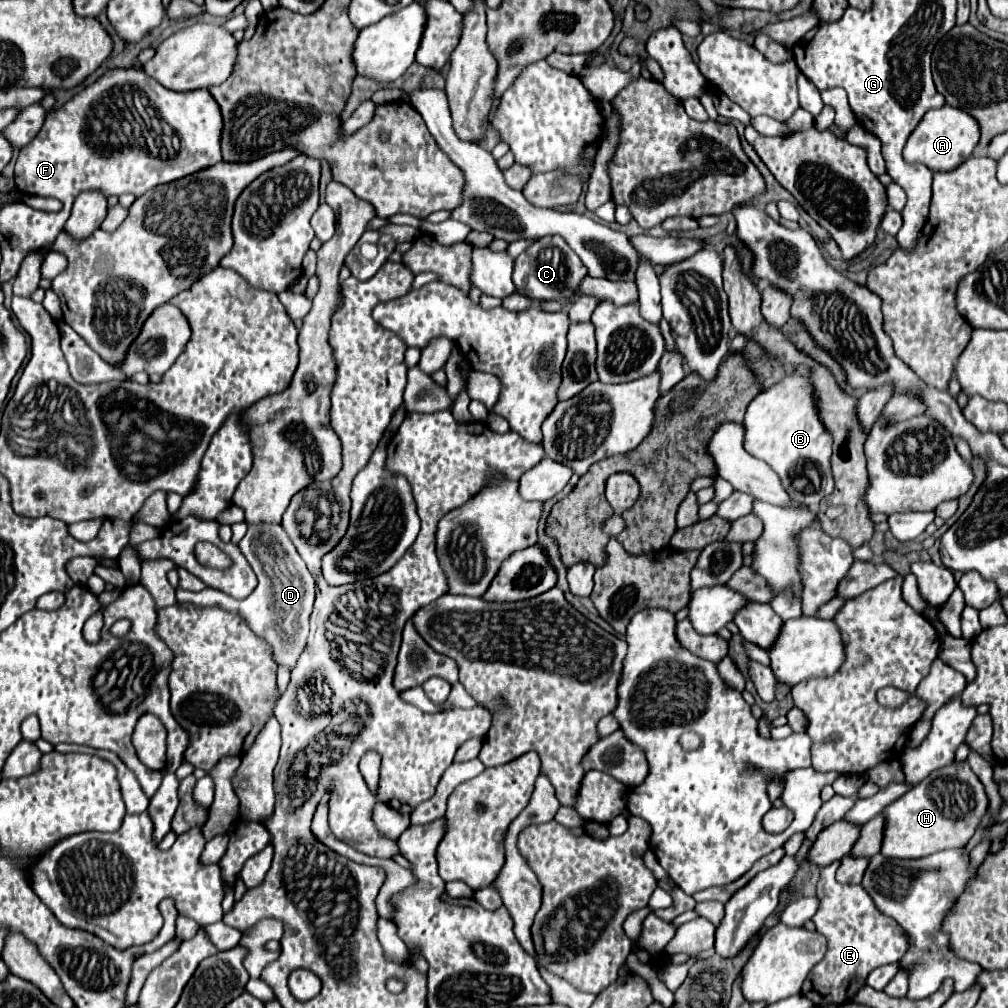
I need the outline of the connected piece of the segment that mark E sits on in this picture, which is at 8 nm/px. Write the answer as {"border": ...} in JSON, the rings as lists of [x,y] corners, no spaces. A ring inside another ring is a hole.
{"border":[[[832,862],[820,872],[818,882],[820,908],[812,918],[816,930],[828,938],[828,952],[824,960],[810,974],[812,992],[816,992],[822,998],[820,1006],[828,1004],[838,1006],[850,1002],[856,996],[856,992],[864,988],[868,974],[874,968],[898,962],[908,948],[908,938],[902,926],[894,918],[880,914],[880,910],[876,910],[872,898],[862,886],[836,882],[834,878],[836,868],[838,862]]]}

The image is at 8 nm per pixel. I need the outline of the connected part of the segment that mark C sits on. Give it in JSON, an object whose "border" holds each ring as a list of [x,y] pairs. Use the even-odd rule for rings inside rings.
{"border":[[[544,236],[516,258],[512,280],[514,280],[516,292],[520,292],[522,296],[528,296],[534,302],[548,302],[548,300],[568,302],[568,300],[574,300],[576,290],[584,280],[584,276],[586,276],[586,266],[564,242],[564,238]]]}

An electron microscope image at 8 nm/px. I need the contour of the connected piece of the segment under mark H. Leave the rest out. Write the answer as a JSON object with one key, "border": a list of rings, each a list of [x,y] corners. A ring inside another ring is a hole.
{"border":[[[968,762],[942,766],[884,810],[886,830],[882,854],[886,858],[916,860],[940,850],[962,848],[974,836],[986,810],[988,798],[984,794],[984,786]]]}

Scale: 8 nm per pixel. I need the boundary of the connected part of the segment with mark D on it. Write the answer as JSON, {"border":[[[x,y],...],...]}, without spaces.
{"border":[[[248,524],[248,532],[240,540],[238,548],[242,550],[242,554],[246,554],[246,560],[250,562],[250,566],[258,576],[258,586],[248,598],[234,600],[232,596],[222,596],[222,592],[218,590],[192,592],[178,587],[177,603],[193,603],[200,606],[216,604],[240,614],[248,622],[248,626],[256,632],[256,636],[264,638],[272,646],[276,662],[278,664],[284,662],[292,668],[296,658],[304,650],[308,638],[308,618],[312,612],[314,590],[316,590],[314,578],[280,524],[256,524],[256,526]]]}

